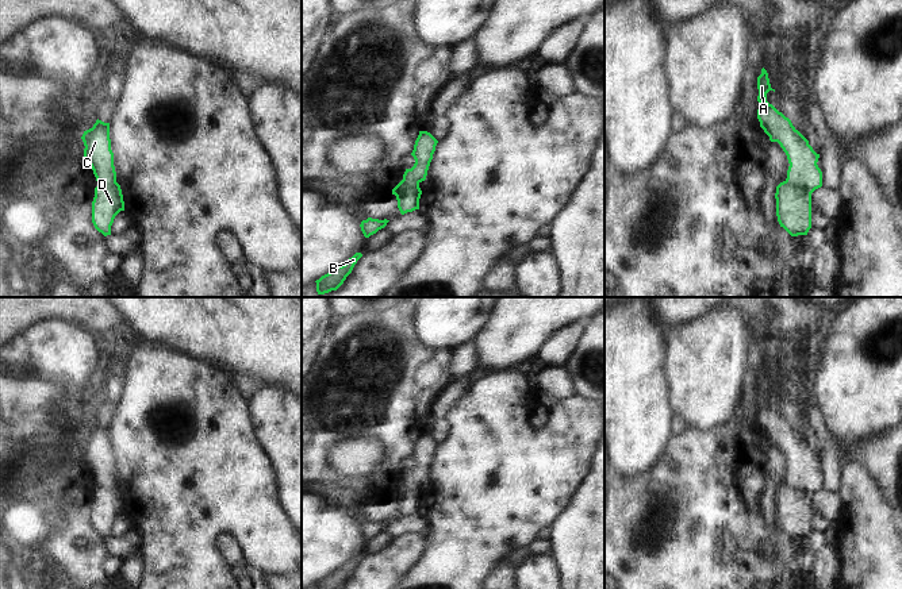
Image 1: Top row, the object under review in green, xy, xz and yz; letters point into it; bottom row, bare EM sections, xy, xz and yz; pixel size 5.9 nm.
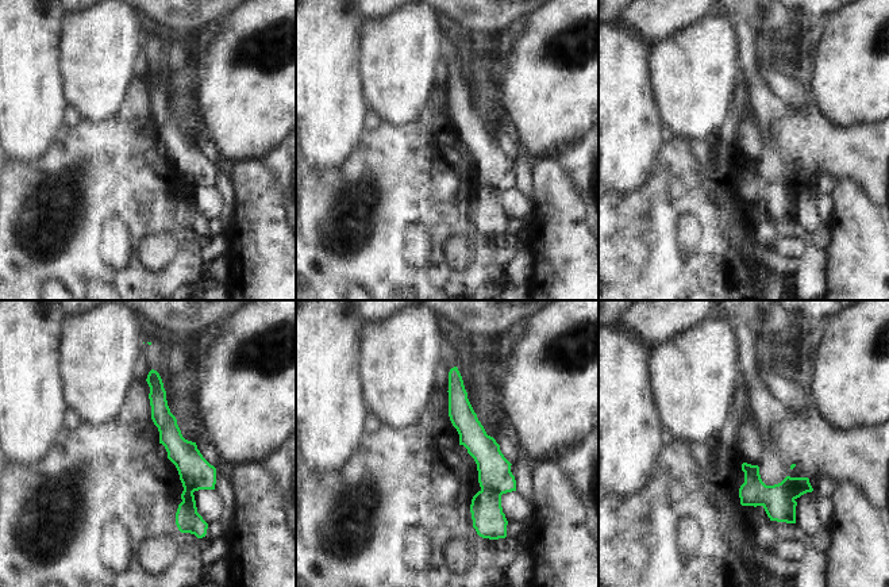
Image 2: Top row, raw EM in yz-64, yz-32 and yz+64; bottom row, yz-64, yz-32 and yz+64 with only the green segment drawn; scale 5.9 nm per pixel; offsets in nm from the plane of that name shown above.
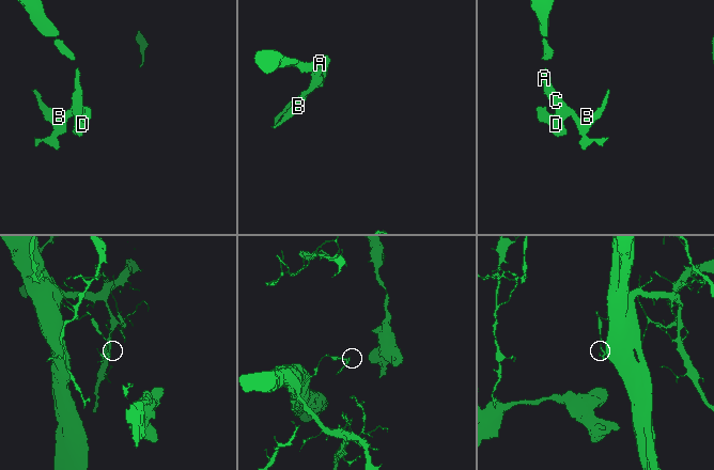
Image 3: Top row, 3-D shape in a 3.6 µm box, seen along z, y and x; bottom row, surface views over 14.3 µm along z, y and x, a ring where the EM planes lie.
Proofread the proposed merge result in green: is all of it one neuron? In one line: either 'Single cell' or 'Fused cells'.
Fused cells.

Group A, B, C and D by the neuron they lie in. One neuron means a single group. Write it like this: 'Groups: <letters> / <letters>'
Groups: A B C / D.

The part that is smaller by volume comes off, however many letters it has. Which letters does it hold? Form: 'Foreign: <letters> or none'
Foreign: D

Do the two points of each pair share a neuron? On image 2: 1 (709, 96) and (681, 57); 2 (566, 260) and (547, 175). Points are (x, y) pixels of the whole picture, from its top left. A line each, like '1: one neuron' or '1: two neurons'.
1: one neuron
2: one neuron

